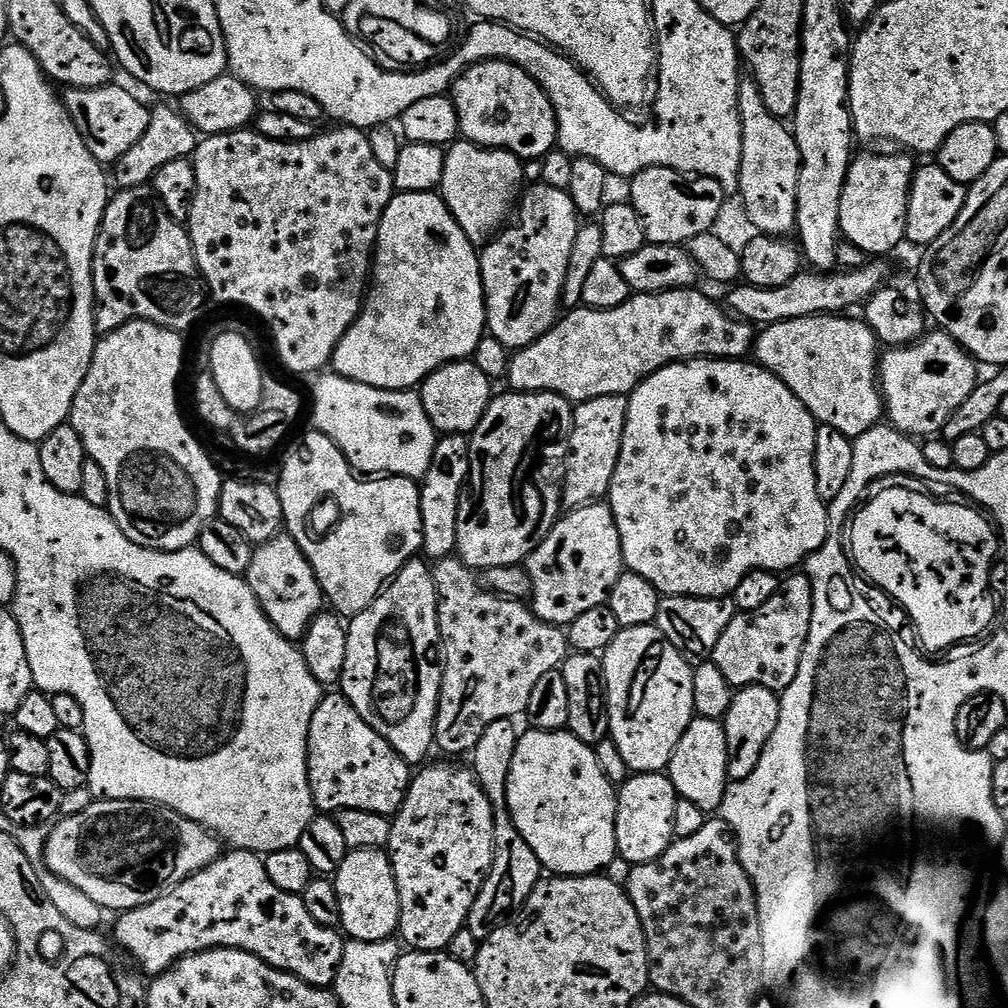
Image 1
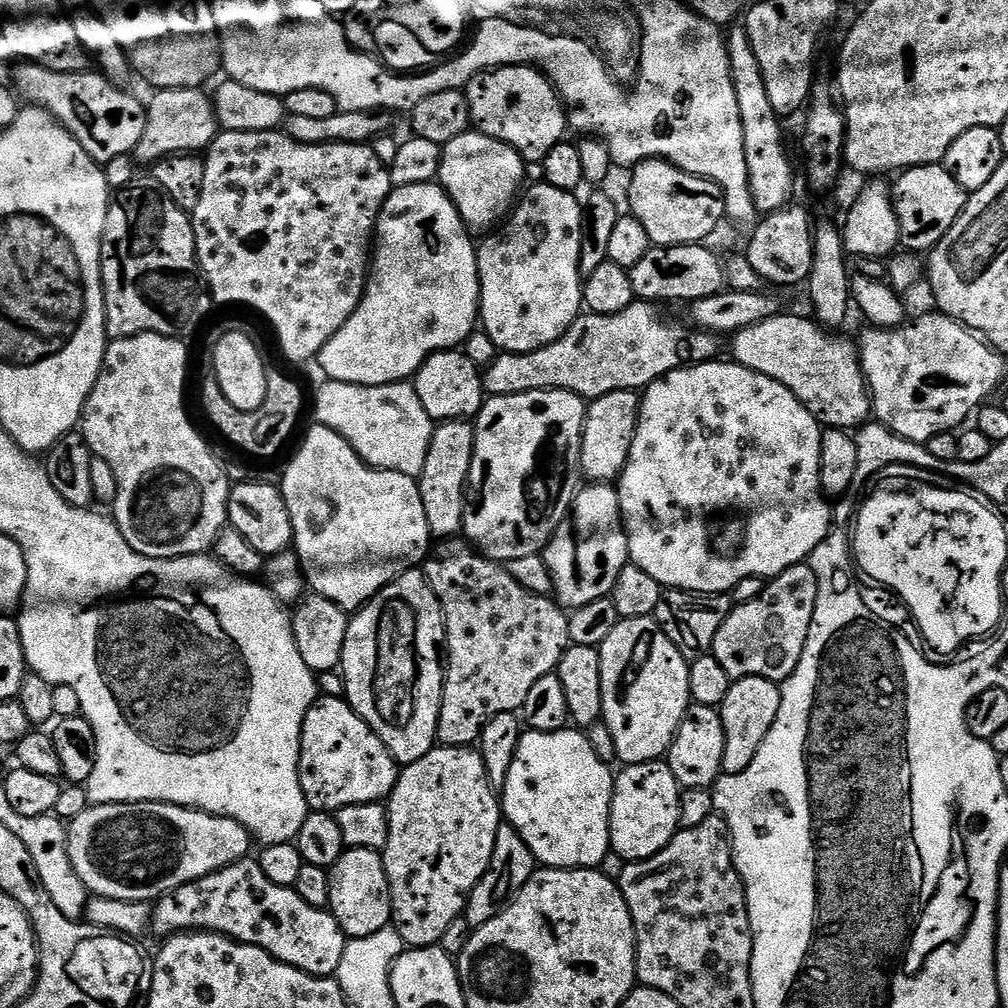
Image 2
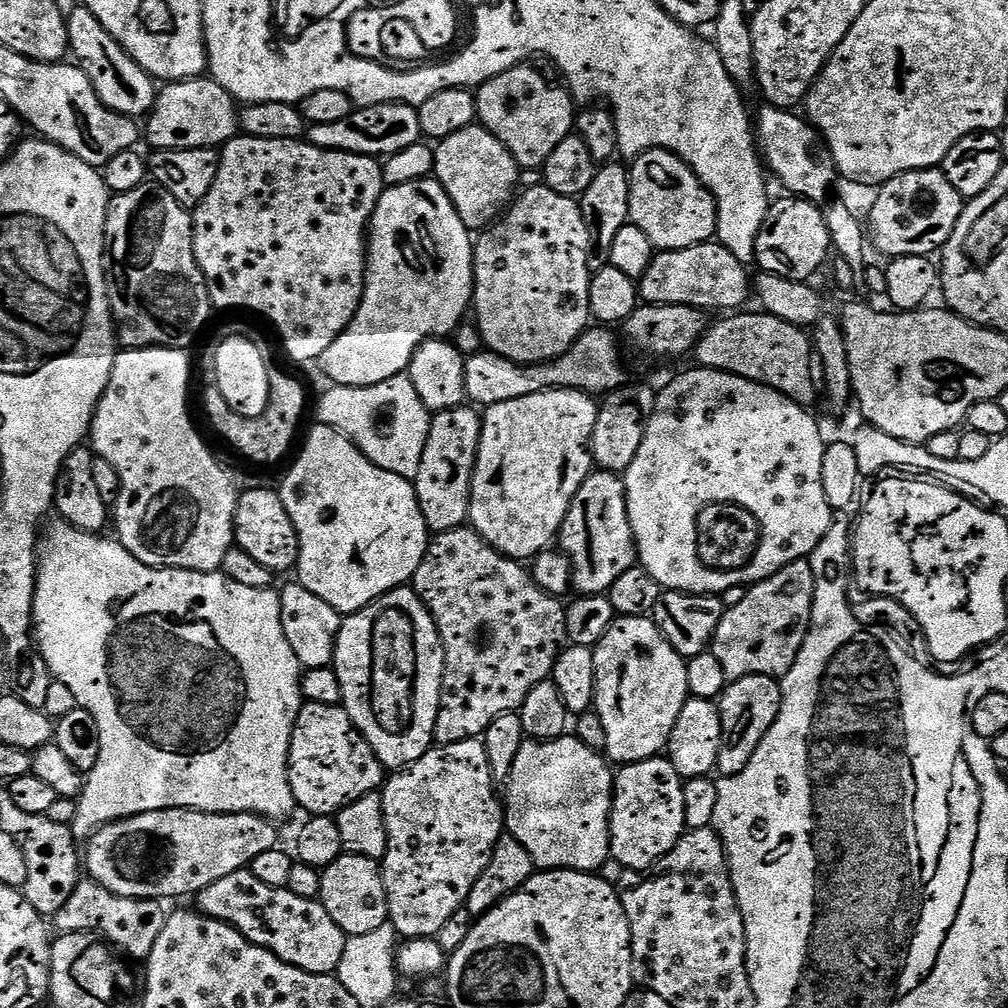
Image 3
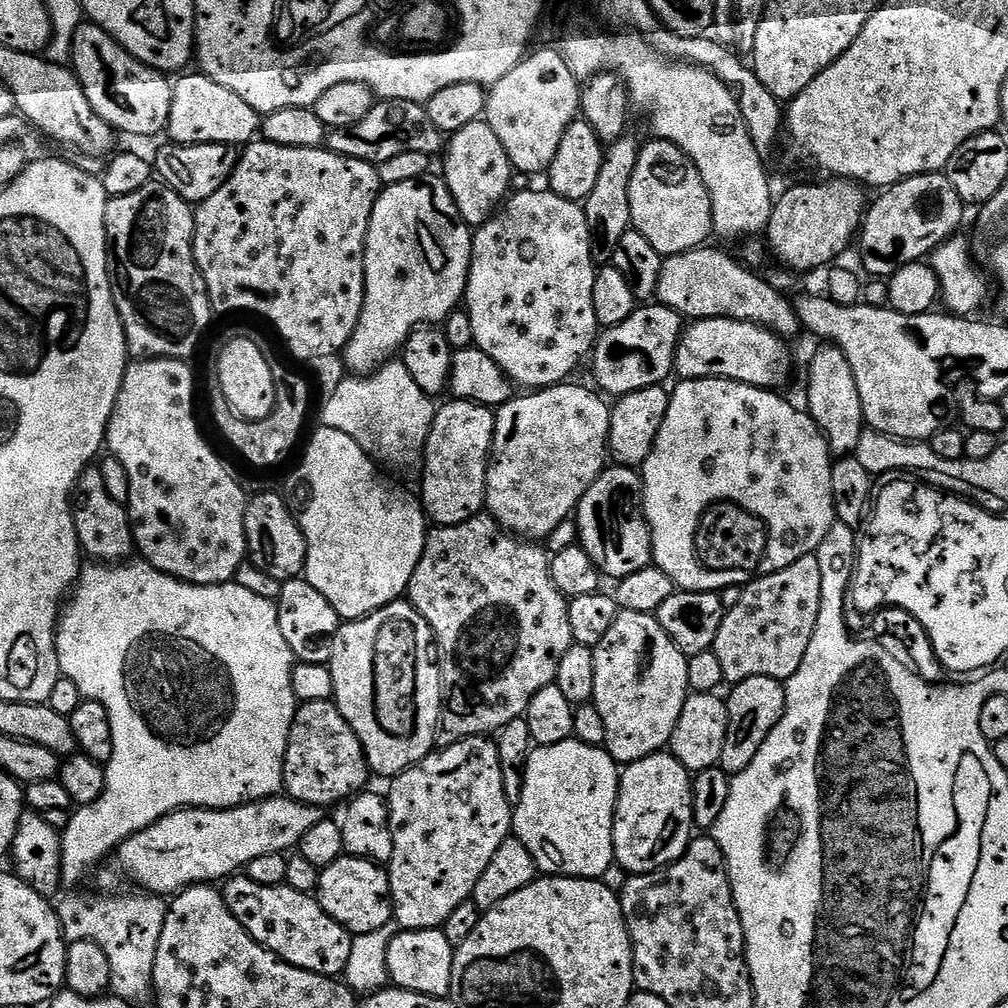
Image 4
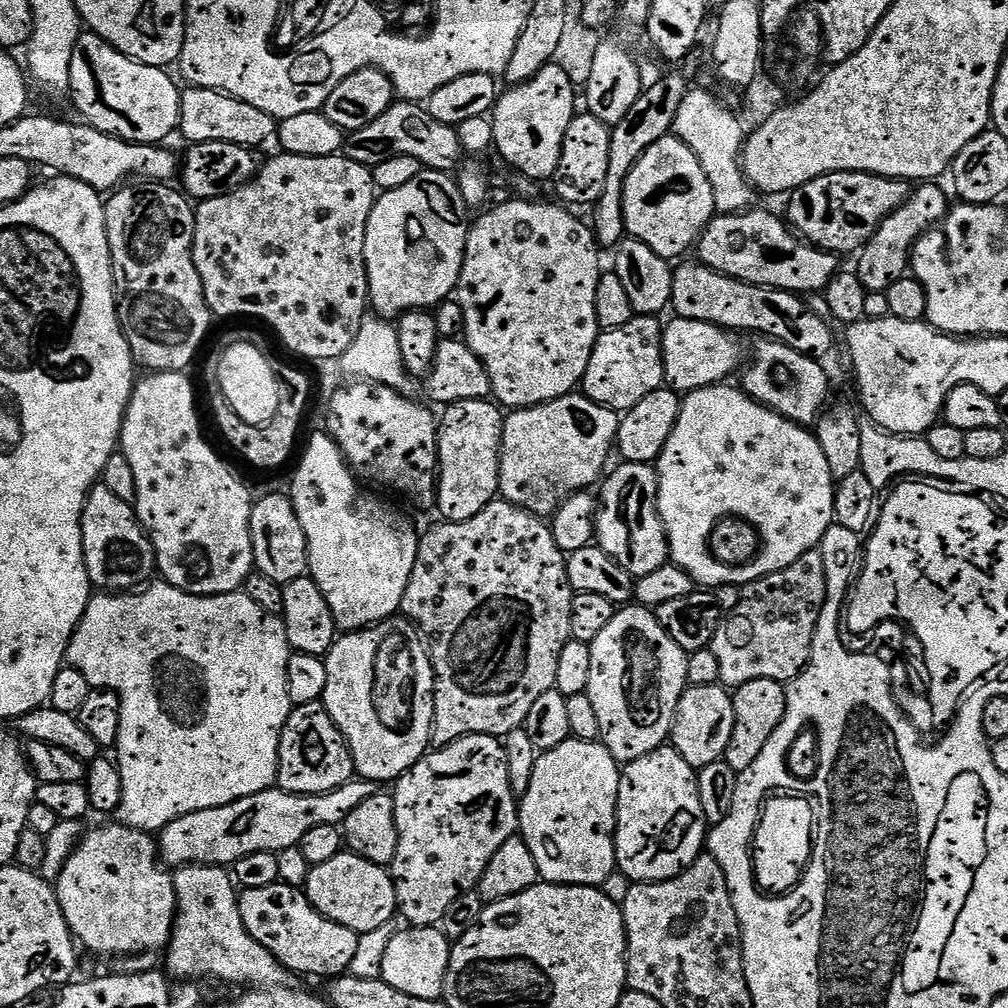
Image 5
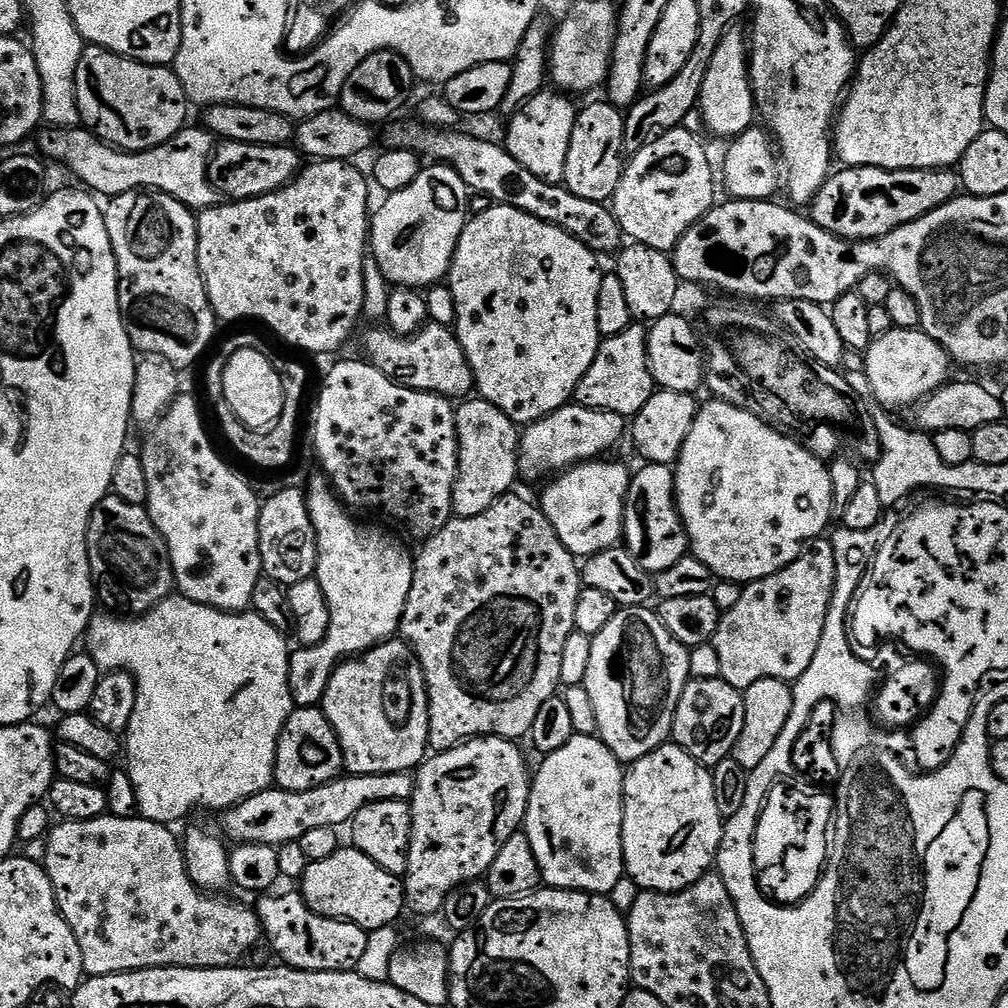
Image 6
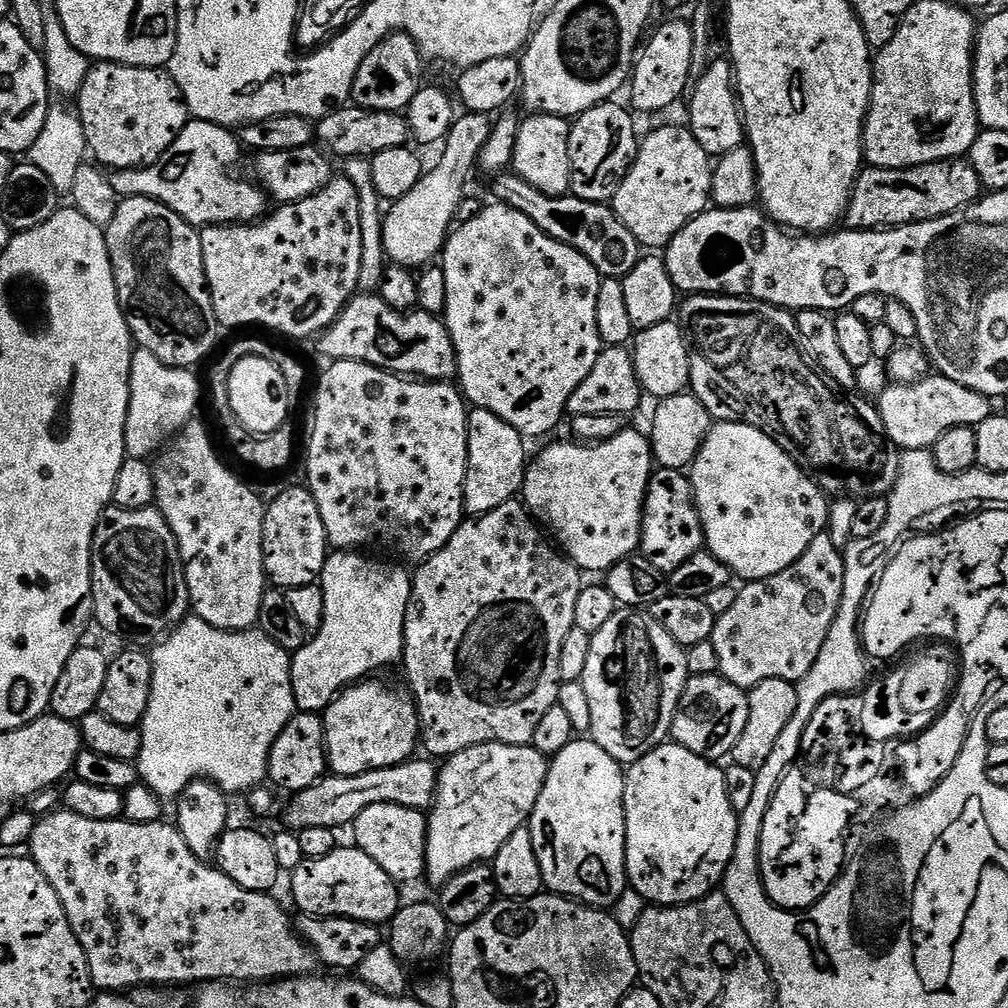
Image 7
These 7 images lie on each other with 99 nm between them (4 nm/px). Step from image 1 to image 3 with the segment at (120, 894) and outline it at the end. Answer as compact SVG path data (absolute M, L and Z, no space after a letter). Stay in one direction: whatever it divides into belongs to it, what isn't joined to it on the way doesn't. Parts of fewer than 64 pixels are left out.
M167 808L157 812L143 812L137 816L128 816L124 820L115 820L106 826L102 826L95 834L88 837L86 847L88 853L83 853L82 860L86 865L87 875L97 883L101 884L106 890L110 890L114 895L125 896L128 899L152 899L161 902L168 902L171 896L195 897L196 893L201 892L210 882L218 882L218 878L226 878L226 874L243 872L258 858L258 854L266 854L266 850L277 847L276 840L277 825L266 819L264 816L255 816L249 812L197 812L194 808Z

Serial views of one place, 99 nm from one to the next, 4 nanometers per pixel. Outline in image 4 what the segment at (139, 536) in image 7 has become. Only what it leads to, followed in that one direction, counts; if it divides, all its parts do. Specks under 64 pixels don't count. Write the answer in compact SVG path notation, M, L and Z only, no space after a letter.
M89 466L76 484L76 491L72 498L72 517L76 533L80 539L80 547L88 552L96 562L103 562L109 566L129 559L134 552L132 539L132 523L128 517L125 505L114 502L110 494L106 494L106 485L102 482L102 470L98 466Z

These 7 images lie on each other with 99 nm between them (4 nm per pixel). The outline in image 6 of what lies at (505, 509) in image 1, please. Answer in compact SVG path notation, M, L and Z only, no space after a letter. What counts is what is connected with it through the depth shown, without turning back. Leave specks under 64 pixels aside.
M575 402L554 410L546 418L527 425L520 438L519 475L528 480L540 480L543 476L551 477L577 464L595 461L607 448L612 448L626 432L625 417L613 412L603 412L587 408Z

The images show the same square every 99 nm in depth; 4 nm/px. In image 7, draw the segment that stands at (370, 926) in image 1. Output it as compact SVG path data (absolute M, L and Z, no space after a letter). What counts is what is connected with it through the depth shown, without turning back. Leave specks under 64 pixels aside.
M338 846L326 858L303 860L290 873L292 900L306 916L337 916L377 926L387 925L402 907L401 889L395 880L361 848Z

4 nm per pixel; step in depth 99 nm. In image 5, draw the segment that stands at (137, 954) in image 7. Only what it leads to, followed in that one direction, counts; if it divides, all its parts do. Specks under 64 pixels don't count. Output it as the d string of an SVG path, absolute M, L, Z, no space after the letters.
M113 822L81 835L66 866L62 866L62 874L54 887L68 929L81 949L89 948L96 956L125 958L143 952L156 954L167 949L176 921L176 886L173 877L173 873L160 859L157 841L149 833Z

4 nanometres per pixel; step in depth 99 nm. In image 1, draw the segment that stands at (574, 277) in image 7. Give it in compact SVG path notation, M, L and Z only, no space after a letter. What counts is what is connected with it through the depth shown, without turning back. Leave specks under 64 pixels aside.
M543 182L529 187L518 204L520 217L513 228L505 227L491 242L485 244L480 257L480 273L484 283L484 305L488 311L487 331L502 346L519 350L530 346L542 334L546 334L562 316L564 287L570 266L570 254L574 250L574 238L582 220L570 194Z

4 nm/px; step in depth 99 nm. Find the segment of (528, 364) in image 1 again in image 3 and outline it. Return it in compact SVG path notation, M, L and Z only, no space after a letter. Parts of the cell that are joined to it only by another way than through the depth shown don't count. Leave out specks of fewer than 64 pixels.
M604 326L589 327L566 354L544 364L519 364L487 350L469 356L464 362L468 400L476 406L487 406L498 402L514 402L514 398L526 398L530 394L549 392L551 388L572 388L575 392L586 392L593 398L614 392L617 388L624 387L626 377L624 364L620 361L622 344L617 333L615 336L612 332L615 331Z

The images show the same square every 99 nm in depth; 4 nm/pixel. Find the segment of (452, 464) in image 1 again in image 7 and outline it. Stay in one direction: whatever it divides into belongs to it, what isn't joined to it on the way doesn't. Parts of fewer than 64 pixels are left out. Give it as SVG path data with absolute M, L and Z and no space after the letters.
M473 407L468 414L468 465L464 483L464 510L473 517L486 514L508 500L515 500L524 487L525 437L510 422L485 408Z

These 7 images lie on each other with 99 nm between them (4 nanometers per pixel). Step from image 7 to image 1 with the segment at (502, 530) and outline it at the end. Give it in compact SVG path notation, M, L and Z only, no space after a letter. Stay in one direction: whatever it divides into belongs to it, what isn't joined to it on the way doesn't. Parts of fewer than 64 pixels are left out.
M453 554L432 564L432 577L438 598L438 622L442 637L444 677L436 711L435 747L449 752L449 757L471 753L483 731L492 722L527 713L530 694L542 674L557 671L570 655L568 633L561 625L538 618L523 600L509 600L485 588L481 577Z

